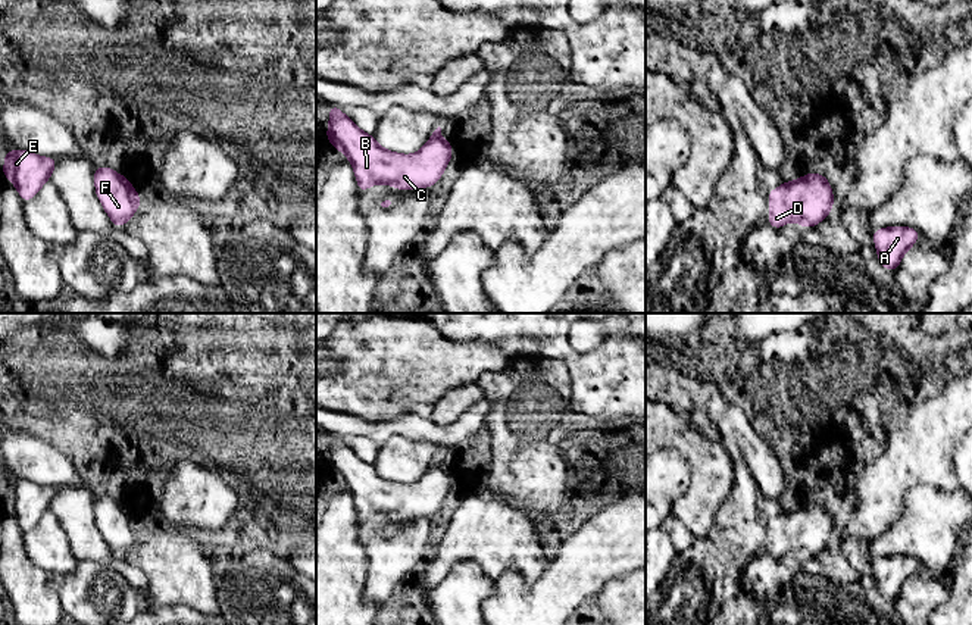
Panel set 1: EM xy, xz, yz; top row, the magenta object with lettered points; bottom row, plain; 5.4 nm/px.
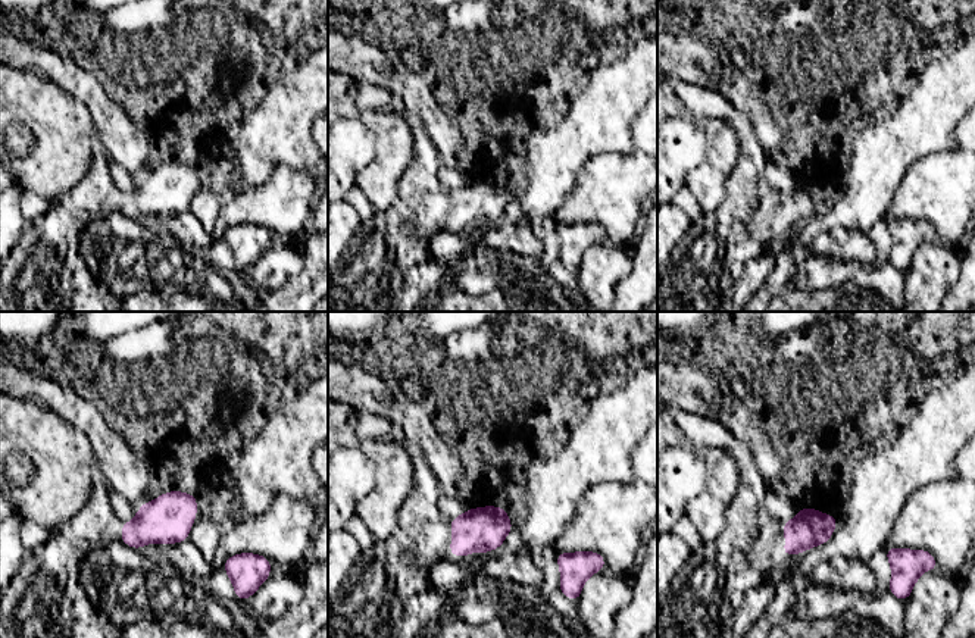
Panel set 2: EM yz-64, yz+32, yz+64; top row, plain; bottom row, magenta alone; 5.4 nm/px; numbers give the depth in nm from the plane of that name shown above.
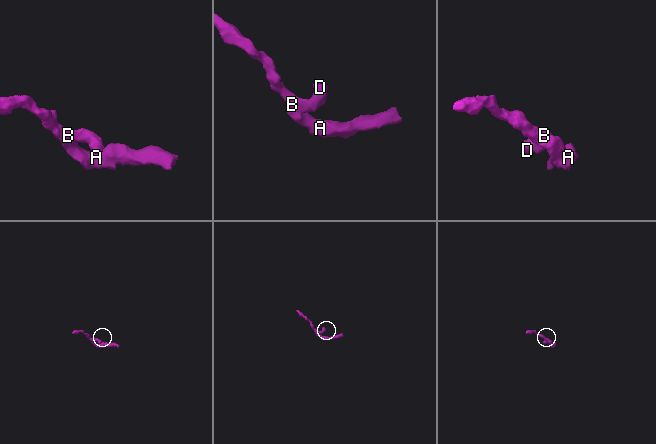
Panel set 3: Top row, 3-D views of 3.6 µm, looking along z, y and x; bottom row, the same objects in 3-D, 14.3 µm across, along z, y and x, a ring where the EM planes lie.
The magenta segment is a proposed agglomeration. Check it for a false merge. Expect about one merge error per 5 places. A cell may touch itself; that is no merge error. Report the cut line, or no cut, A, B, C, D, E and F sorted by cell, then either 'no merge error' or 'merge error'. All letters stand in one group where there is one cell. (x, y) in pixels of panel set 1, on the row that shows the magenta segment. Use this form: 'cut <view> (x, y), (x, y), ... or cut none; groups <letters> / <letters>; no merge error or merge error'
cut none; groups A B C D E F; no merge error

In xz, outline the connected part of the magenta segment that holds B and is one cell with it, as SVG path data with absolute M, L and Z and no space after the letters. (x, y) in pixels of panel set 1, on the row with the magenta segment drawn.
M340 106L326 107L326 140L350 160L359 194L376 184L387 184L396 190L431 188L450 165L454 147L441 137L440 126L421 150L401 154L382 149L375 137L363 132Z

